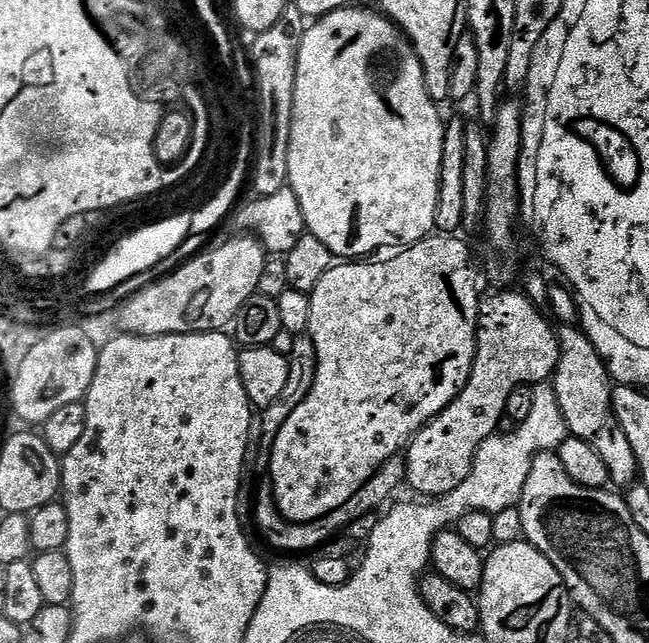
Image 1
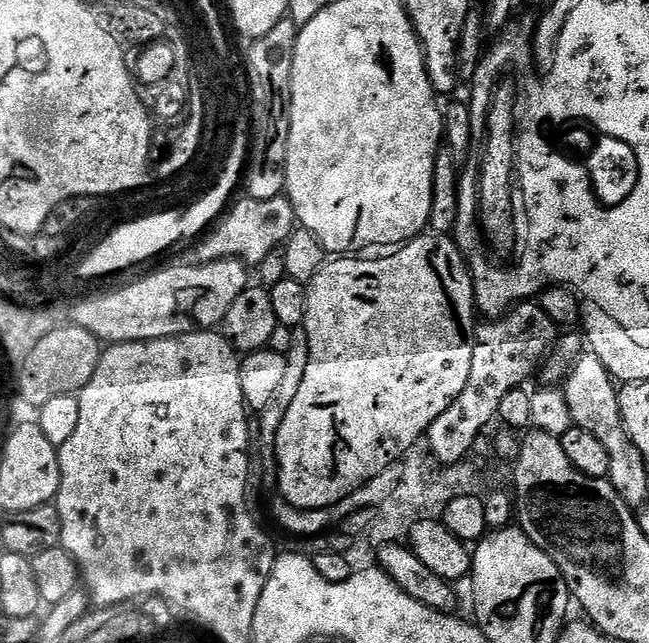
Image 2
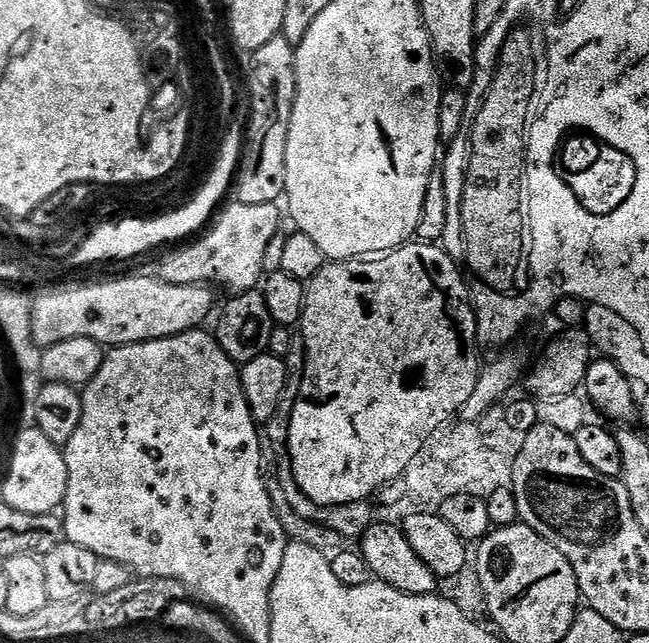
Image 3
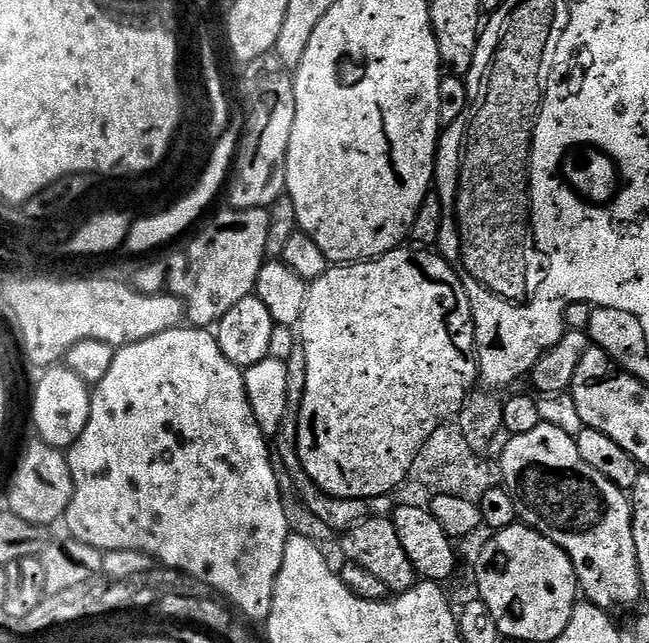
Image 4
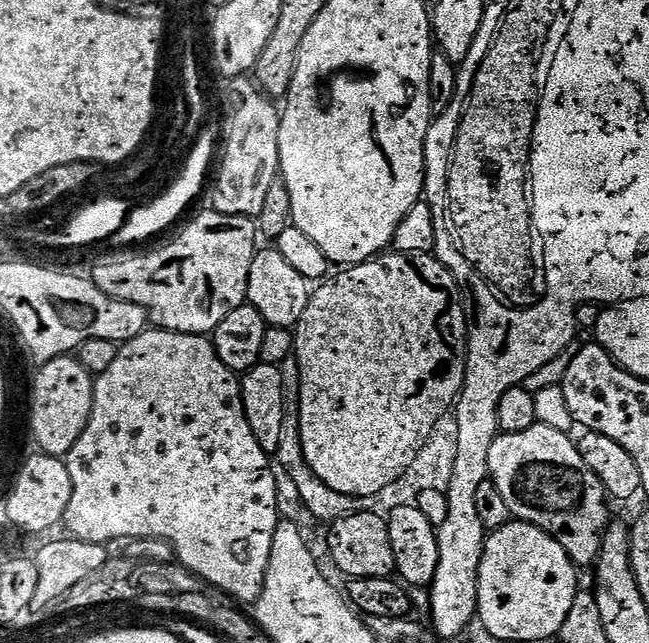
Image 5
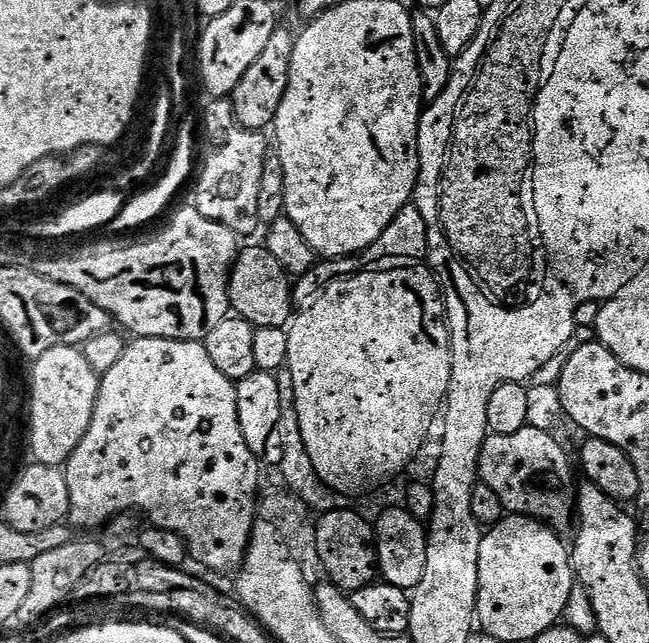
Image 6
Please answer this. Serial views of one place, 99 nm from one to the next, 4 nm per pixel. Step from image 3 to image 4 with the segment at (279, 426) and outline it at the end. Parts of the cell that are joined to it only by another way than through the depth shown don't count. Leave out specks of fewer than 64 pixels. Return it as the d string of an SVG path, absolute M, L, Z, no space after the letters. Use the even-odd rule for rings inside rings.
M297 342L294 346L290 358L285 360L287 366L286 374L286 411L282 417L282 424L279 427L278 434L273 439L273 447L276 453L277 461L281 469L288 474L294 488L303 504L310 510L311 514L320 520L326 527L338 532L347 531L349 527L360 524L367 520L371 515L377 515L383 511L383 504L386 503L383 497L374 500L364 499L342 499L337 496L330 496L321 491L319 487L306 474L301 466L300 459L297 456L297 418L300 414L300 406L304 397L306 384L306 356L302 346Z

